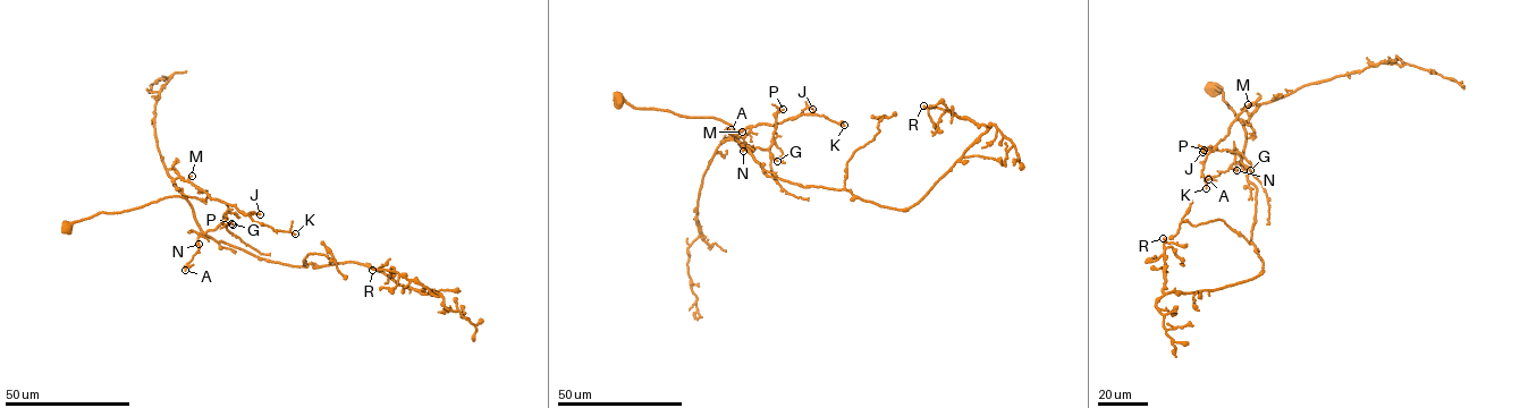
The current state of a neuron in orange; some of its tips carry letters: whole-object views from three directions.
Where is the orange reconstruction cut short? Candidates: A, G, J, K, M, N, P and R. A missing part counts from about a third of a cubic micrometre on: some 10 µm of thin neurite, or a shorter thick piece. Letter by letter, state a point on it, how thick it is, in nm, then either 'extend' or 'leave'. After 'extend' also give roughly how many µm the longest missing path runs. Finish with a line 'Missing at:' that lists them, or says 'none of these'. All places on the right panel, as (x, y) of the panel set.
A: (1208, 179) | 110 nm | leave
G: (1250, 170) | 140 nm | leave
J: (1202, 152) | 180 nm | leave
K: (1206, 188) | 140 nm | leave
M: (1248, 104) | 120 nm | leave
N: (1236, 170) | 200 nm | leave
P: (1204, 150) | 130 nm | leave
R: (1163, 238) | 260 nm | extend | 9 µm
Missing at: R

